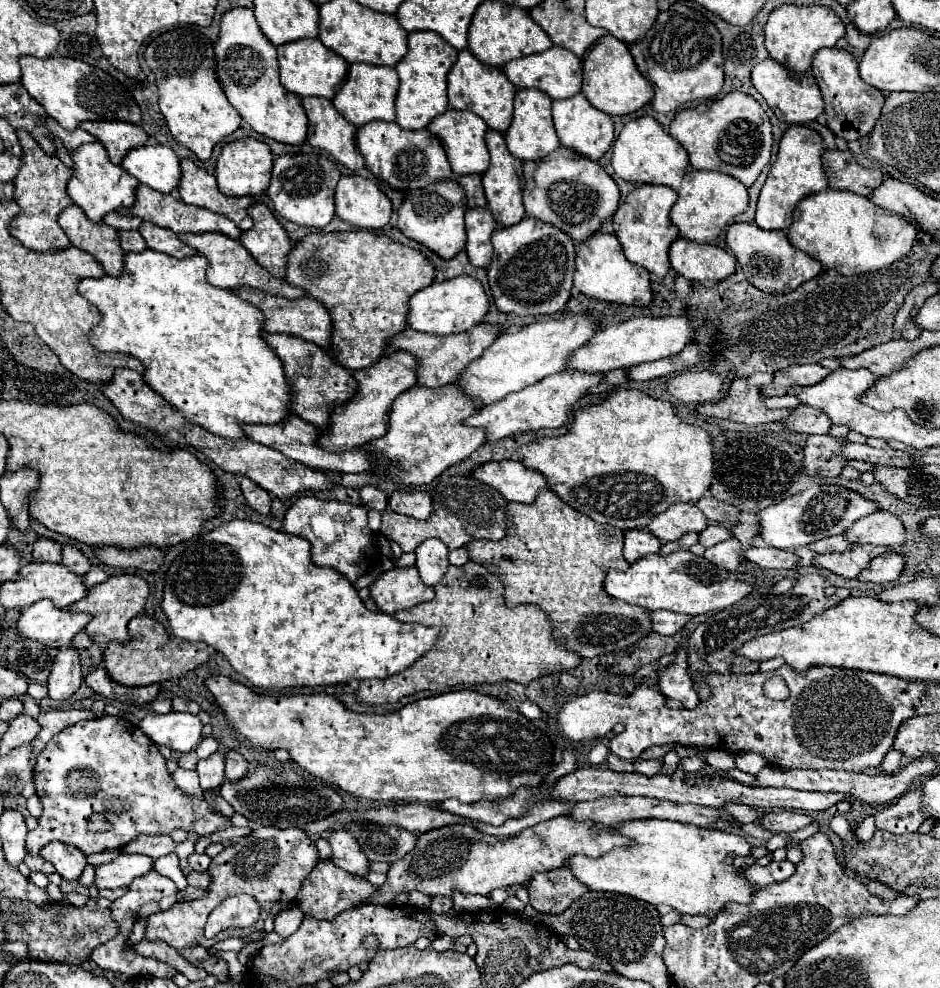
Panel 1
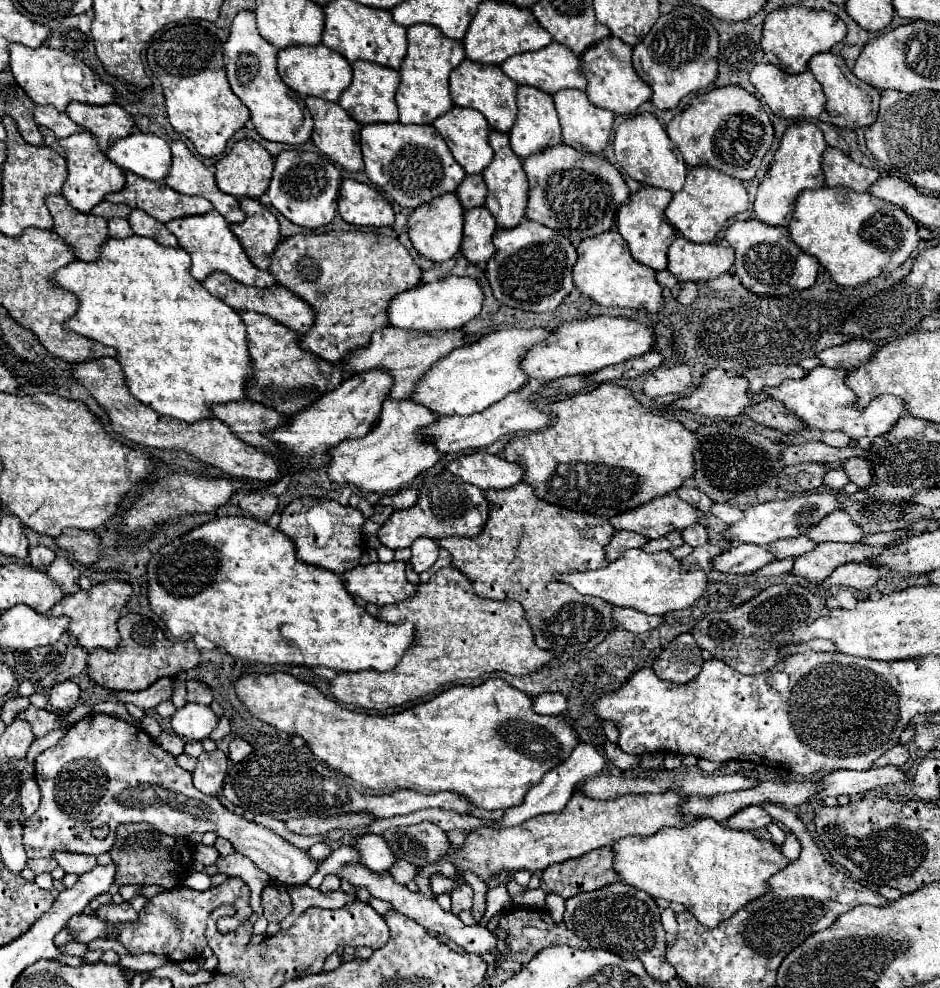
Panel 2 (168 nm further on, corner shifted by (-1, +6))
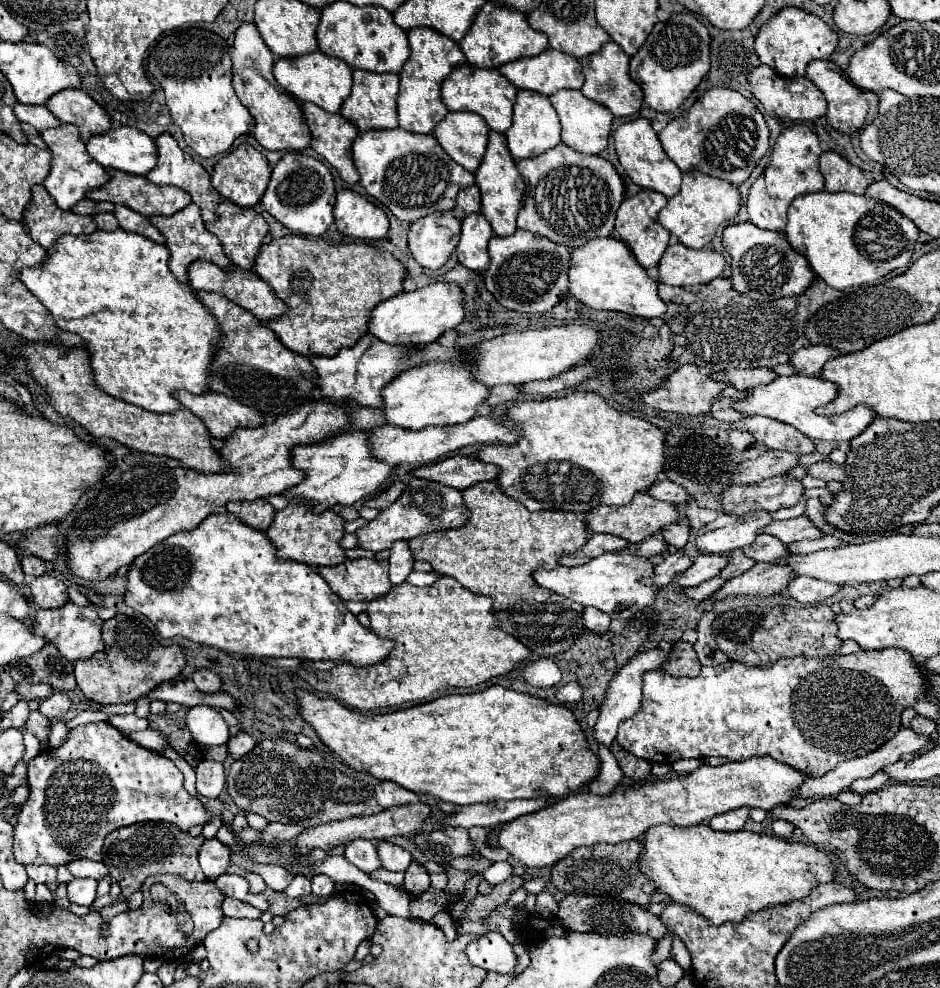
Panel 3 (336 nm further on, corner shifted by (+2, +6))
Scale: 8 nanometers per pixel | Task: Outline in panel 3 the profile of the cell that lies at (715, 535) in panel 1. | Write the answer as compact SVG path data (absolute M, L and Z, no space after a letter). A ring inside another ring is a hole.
M678 522L678 524L670 524L670 526L666 526L666 528L662 530L662 534L664 534L664 540L666 540L670 546L682 550L682 548L686 546L686 542L690 540L692 530L690 530L688 524Z

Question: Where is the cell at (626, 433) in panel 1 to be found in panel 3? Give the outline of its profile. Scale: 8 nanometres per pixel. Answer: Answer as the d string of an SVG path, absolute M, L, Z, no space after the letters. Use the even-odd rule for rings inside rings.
M568 392L566 396L540 402L526 400L514 404L506 414L518 428L522 428L518 442L512 446L484 446L478 458L502 468L498 476L500 488L514 500L522 502L528 510L566 510L584 514L588 508L596 508L596 504L624 506L634 498L634 494L646 492L654 482L658 482L658 474L666 468L666 434L642 418L618 412L596 392Z

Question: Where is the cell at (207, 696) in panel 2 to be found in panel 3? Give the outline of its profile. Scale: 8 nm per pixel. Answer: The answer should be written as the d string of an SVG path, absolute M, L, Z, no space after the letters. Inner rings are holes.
M198 670L192 676L192 682L196 684L196 688L200 688L200 692L212 694L212 692L220 692L222 680L214 670Z

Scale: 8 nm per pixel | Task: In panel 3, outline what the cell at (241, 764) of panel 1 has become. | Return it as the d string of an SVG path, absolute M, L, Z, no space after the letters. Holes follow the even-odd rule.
M238 732L236 736L232 736L228 740L228 750L230 750L230 754L232 754L234 760L242 758L244 754L248 754L254 746L256 746L254 738L250 734L246 734L246 732Z

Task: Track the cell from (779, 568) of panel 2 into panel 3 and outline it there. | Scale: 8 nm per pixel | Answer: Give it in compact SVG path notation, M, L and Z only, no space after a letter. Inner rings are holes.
M716 576L697 587L685 588L686 597L695 602L700 602L713 595L726 582L720 576Z

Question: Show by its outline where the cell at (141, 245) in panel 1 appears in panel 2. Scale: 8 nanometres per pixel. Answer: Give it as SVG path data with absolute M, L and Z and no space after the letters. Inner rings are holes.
M109 218L107 224L109 224L109 236L111 236L111 238L127 238L127 236L133 234L133 232L131 232L131 226L129 226L127 220Z

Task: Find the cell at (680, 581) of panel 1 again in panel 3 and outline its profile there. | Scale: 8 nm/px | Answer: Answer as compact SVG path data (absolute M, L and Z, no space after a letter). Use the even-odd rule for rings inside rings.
M608 552L604 556L592 558L584 566L568 568L568 566L558 566L554 570L536 570L534 580L552 592L558 592L578 604L584 606L594 606L606 614L610 614L616 620L630 620L650 604L660 594L660 588L652 588L642 584L644 578L652 576L654 564L650 564L646 558L634 556L634 554L622 554L622 552Z

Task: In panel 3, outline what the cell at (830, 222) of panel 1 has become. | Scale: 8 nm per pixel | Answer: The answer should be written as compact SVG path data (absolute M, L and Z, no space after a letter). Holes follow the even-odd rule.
M814 192L798 196L788 208L786 238L790 246L808 258L810 268L832 288L862 286L906 268L920 234L916 224L892 206L850 192Z

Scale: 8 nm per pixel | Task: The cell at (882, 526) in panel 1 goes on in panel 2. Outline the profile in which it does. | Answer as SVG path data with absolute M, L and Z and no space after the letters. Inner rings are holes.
M837 510L827 514L819 524L805 530L805 536L813 542L855 542L863 538L861 526L857 526L847 512Z

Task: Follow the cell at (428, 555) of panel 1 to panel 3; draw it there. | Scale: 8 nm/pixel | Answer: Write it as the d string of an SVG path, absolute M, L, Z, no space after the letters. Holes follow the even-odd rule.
M398 540L396 544L392 544L392 548L390 548L390 582L392 584L404 582L404 578L412 572L412 566L414 566L414 556L408 548L408 542Z

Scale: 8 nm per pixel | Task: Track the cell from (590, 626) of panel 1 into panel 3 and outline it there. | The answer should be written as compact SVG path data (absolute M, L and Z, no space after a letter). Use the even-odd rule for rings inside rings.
M480 482L472 488L464 490L464 502L470 510L470 520L458 528L458 530L440 530L430 532L424 536L416 536L410 540L410 548L416 560L426 560L432 564L436 574L448 574L456 578L464 588L468 588L474 594L490 596L494 600L494 610L500 626L516 636L524 646L528 646L538 656L556 656L572 648L576 640L586 632L584 624L580 624L580 616L584 612L582 604L576 604L574 600L568 600L556 592L548 592L540 588L532 580L532 572L538 568L556 568L560 566L560 558L564 554L578 552L592 532L584 528L584 518L572 512L562 510L540 510L540 512L528 512L524 504L518 500L512 500L496 482Z

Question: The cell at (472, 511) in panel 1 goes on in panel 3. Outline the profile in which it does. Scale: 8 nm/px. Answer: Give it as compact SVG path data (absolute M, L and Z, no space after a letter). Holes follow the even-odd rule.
M412 478L404 494L390 508L382 510L376 520L368 522L356 532L358 546L364 550L372 550L372 552L390 550L396 540L410 540L410 538L416 538L416 536L422 536L434 530L460 528L468 522L468 518L470 518L470 512L464 504L462 490L450 488L440 482L432 482L432 480Z

